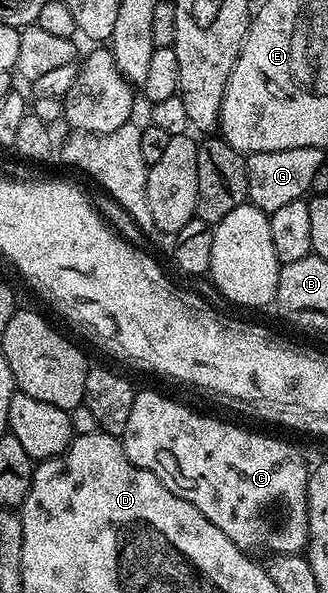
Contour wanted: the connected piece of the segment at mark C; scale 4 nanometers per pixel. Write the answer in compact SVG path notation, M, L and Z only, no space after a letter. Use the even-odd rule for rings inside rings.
M141 391L134 395L127 430L120 441L136 468L155 474L171 494L191 502L191 506L219 526L235 546L250 554L269 552L273 556L292 556L308 545L307 486L311 468L308 463L305 465L305 456L295 445L261 432L248 432L237 424L228 424L201 412L192 412L187 405L168 400L157 392Z

